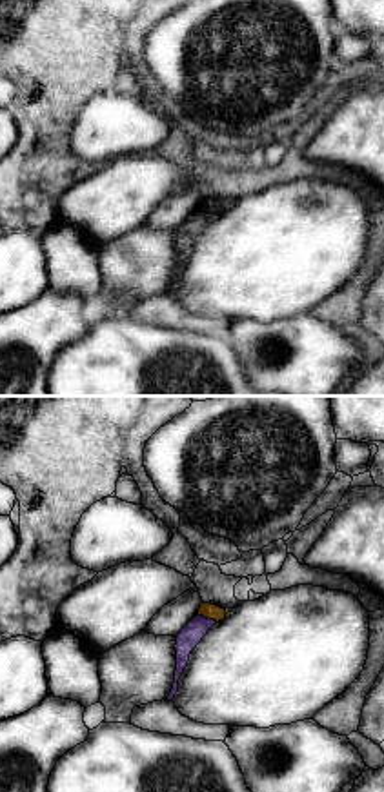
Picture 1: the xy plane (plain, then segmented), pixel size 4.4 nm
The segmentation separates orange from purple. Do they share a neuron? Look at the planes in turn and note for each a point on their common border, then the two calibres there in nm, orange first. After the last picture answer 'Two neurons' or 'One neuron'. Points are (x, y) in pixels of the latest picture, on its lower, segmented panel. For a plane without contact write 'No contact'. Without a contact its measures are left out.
Touches orange at (208, 618). Thickness 70 nm (orange) against 100 nm

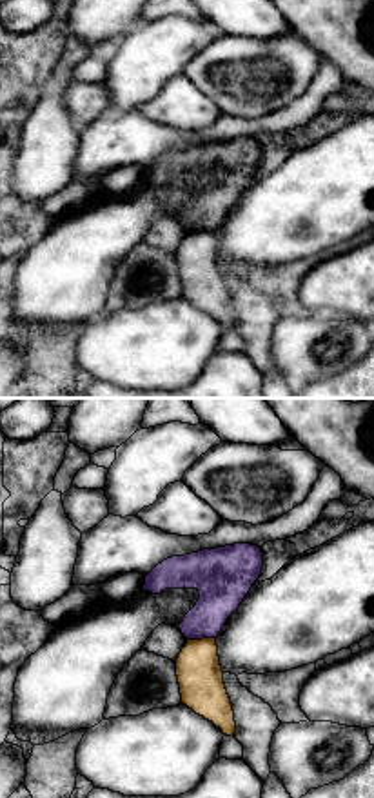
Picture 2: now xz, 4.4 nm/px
Touches orange at (200, 640). Thickness 200 nm (orange) against 200 nm

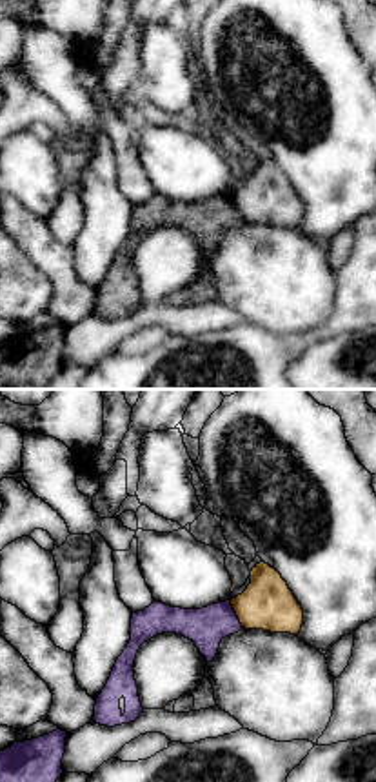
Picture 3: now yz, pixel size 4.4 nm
Touches orange at (235, 611). Thickness 240 nm (orange) against 170 nm

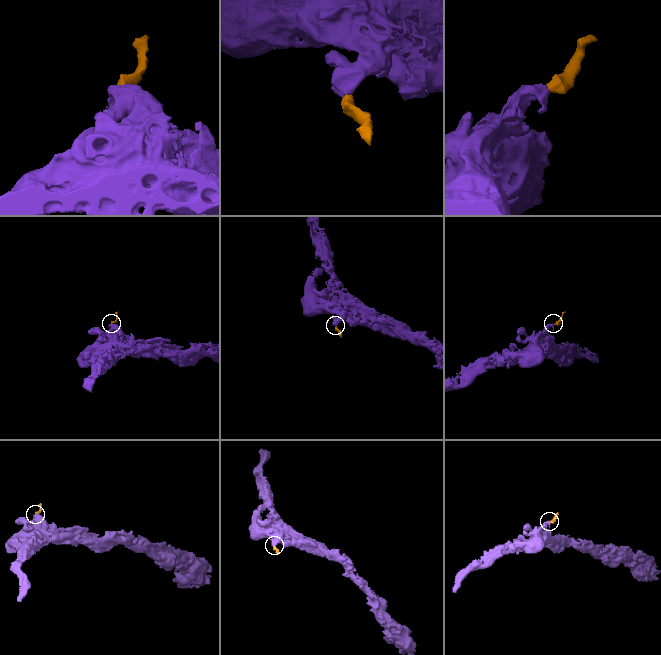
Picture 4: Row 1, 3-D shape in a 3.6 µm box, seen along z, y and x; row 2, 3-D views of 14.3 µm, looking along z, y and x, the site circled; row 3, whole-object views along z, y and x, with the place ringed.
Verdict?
Two neurons

